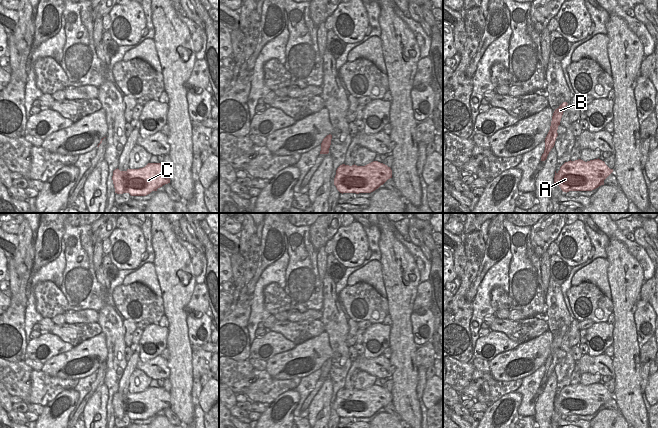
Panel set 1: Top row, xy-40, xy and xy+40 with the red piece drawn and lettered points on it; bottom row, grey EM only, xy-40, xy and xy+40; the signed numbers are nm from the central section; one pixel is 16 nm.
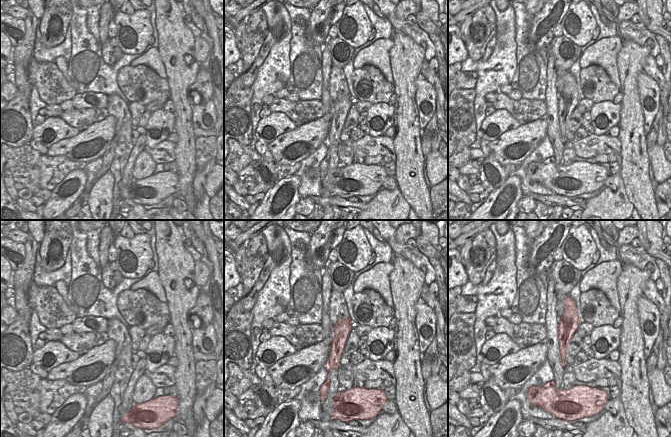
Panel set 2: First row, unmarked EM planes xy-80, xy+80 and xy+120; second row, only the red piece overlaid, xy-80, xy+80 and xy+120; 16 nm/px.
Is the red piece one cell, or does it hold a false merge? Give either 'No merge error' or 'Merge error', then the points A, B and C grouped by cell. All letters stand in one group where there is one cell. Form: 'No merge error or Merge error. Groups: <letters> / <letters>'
No merge error. Groups: A B C

